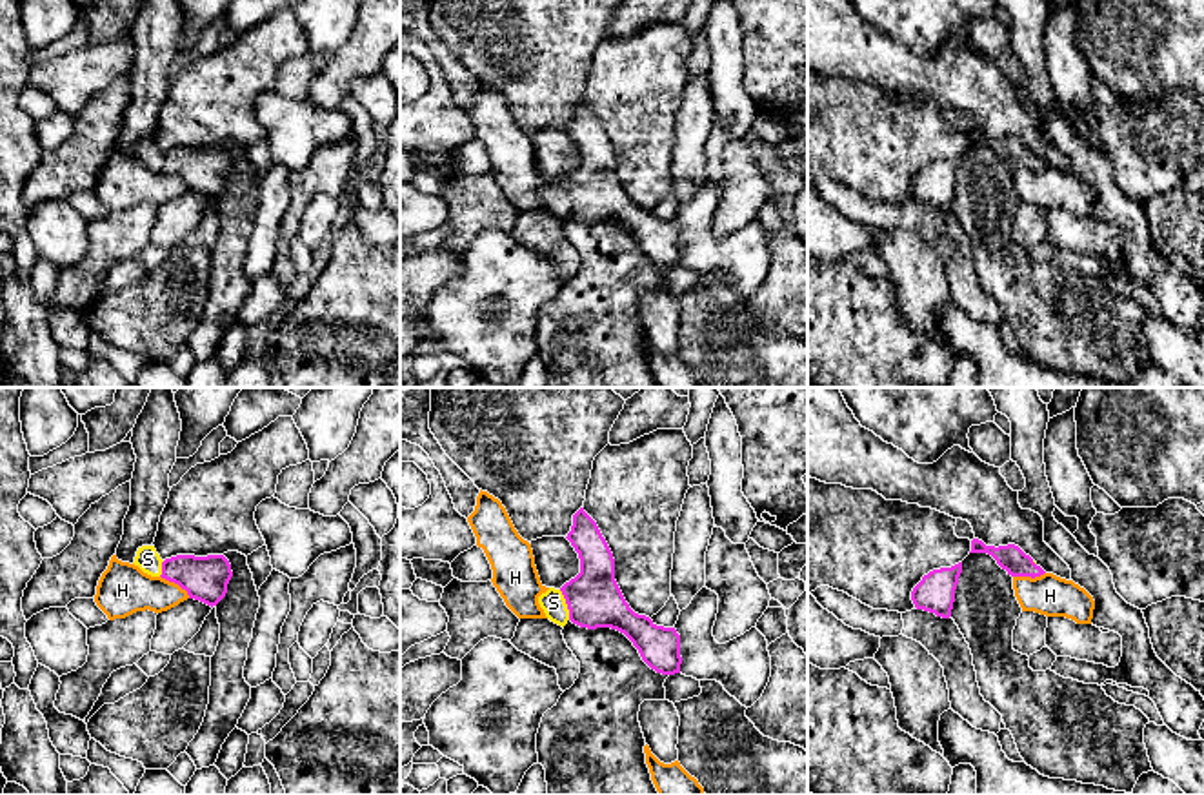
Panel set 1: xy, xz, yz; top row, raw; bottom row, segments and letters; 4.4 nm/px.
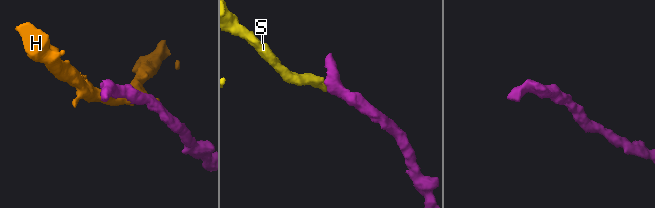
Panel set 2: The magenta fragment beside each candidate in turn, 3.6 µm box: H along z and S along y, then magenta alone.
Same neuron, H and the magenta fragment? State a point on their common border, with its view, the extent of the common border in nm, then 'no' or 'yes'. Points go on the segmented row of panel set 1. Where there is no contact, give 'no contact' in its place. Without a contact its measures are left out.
xy (177, 583) | 170 nm | no

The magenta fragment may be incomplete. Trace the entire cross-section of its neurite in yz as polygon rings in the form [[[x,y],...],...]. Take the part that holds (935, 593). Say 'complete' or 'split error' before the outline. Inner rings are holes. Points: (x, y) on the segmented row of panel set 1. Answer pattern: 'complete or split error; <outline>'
complete; [[[962,562],[924,575],[911,591],[915,608],[949,619],[960,573]]]

